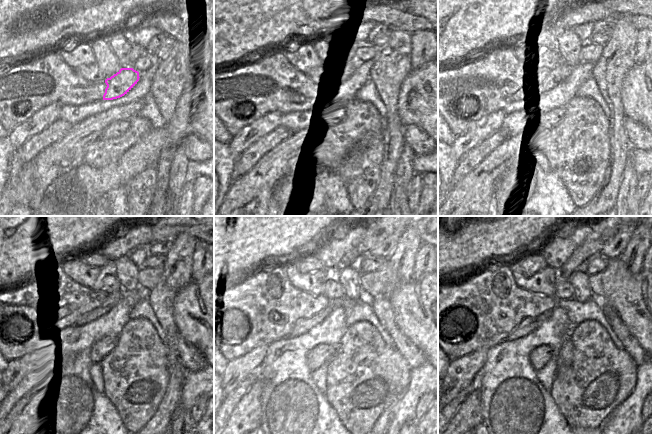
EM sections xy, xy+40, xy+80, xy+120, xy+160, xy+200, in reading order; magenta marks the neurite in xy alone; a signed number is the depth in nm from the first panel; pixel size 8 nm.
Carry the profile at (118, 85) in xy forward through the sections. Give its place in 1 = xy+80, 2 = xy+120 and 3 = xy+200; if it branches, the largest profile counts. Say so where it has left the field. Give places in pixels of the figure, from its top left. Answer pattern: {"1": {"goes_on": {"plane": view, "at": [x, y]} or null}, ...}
{"1": {"goes_on": {"plane": "xy+80", "at": [559, 73]}}, "2": {"goes_on": {"plane": "xy+120", "at": [111, 299]}}, "3": {"goes_on": {"plane": "xy+200", "at": [527, 326]}}}

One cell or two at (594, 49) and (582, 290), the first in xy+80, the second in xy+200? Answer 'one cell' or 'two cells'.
two cells

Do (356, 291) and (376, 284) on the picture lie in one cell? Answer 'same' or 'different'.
different

